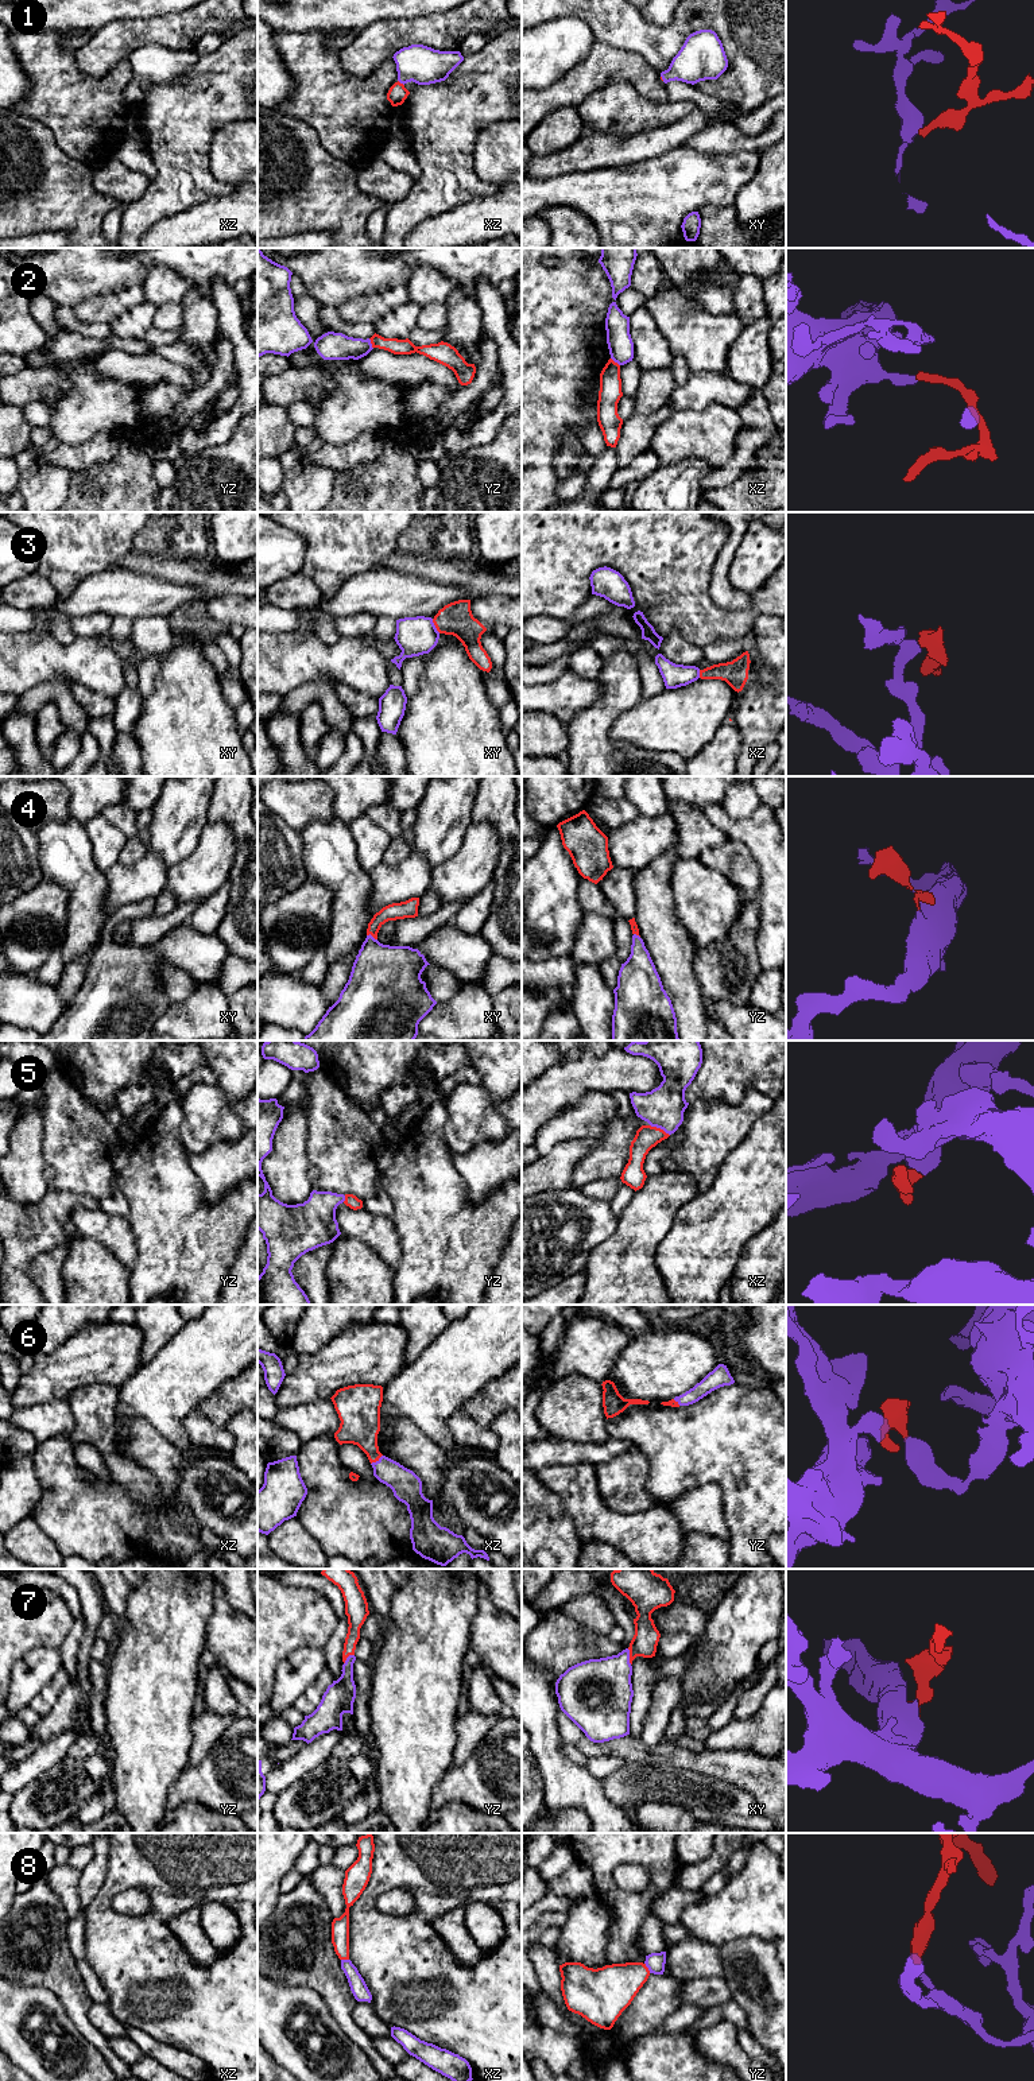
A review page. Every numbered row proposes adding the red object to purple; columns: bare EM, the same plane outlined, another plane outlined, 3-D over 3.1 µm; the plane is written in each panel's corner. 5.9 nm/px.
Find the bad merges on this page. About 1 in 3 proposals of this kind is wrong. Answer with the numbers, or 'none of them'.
2, 3, 8

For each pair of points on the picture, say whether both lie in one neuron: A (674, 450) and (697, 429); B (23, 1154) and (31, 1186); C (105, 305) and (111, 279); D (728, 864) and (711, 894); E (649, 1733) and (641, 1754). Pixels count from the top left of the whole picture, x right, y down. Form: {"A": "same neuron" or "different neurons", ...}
{"A": "same neuron", "B": "same neuron", "C": "different neurons", "D": "different neurons", "E": "different neurons"}

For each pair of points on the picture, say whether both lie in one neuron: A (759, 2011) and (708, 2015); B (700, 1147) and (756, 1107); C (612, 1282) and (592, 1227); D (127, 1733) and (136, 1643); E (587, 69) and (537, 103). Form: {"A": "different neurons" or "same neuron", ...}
{"A": "different neurons", "B": "same neuron", "C": "different neurons", "D": "same neuron", "E": "same neuron"}

